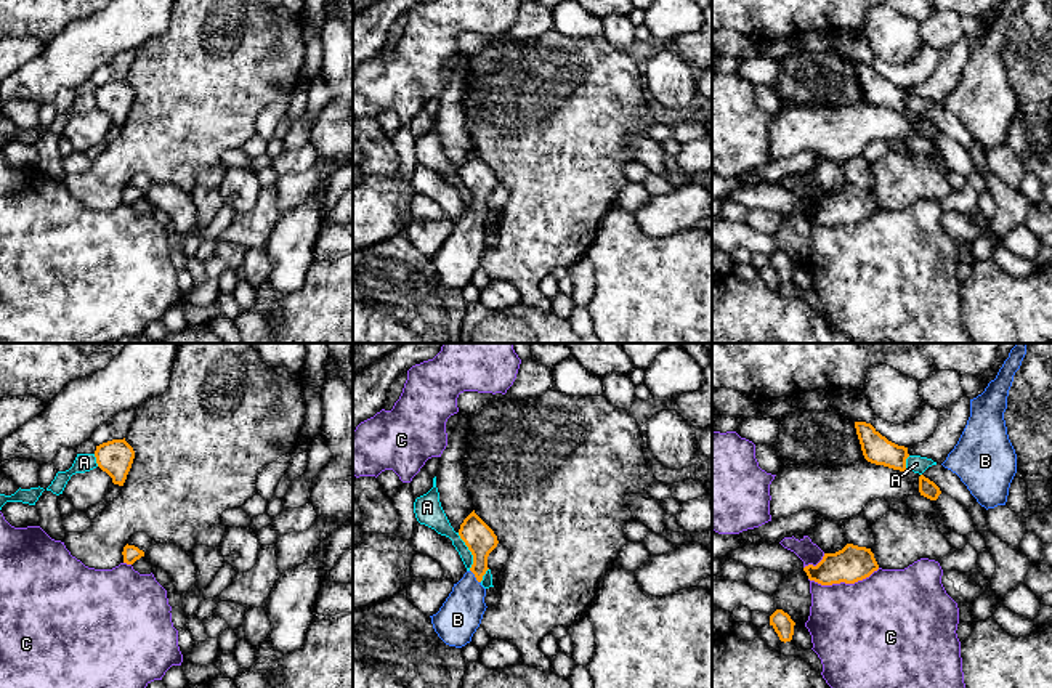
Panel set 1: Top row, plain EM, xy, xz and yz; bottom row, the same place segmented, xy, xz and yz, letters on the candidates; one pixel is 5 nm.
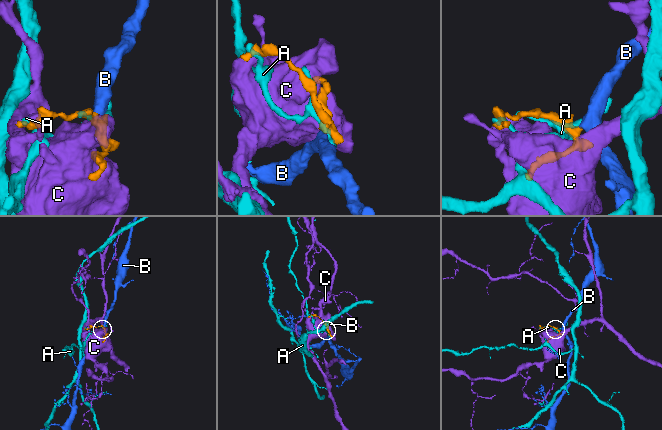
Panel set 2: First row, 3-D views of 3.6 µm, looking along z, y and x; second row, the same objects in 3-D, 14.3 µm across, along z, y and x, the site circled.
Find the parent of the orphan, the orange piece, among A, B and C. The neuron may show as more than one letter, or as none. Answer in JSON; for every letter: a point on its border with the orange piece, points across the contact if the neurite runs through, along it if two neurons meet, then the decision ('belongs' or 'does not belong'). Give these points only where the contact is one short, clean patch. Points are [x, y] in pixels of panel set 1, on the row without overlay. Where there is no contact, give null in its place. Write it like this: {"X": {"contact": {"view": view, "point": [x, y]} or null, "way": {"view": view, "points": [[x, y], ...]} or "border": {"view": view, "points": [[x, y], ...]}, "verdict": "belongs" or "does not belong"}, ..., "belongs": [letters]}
{"A": {"contact": {"view": "xz", "point": [470, 191]}, "verdict": "does not belong"}, "B": {"contact": {"view": "xz", "point": [475, 217]}, "way": {"view": "xz", "points": [[480, 180], [480, 207], [475, 217], [457, 260]]}, "verdict": "belongs"}, "C": {"contact": {"view": "yz", "point": [844, 222]}, "verdict": "does not belong"}, "belongs": ["B"]}

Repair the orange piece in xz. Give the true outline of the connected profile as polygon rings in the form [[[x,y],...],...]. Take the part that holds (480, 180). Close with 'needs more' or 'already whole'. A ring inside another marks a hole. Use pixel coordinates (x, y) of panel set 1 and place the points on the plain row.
[[[475,154],[463,160],[460,180],[473,196],[471,208],[454,225],[452,233],[431,258],[438,277],[449,287],[462,289],[471,282],[486,252],[486,229],[481,226],[488,208],[488,197],[499,181],[494,172]]]; needs more

